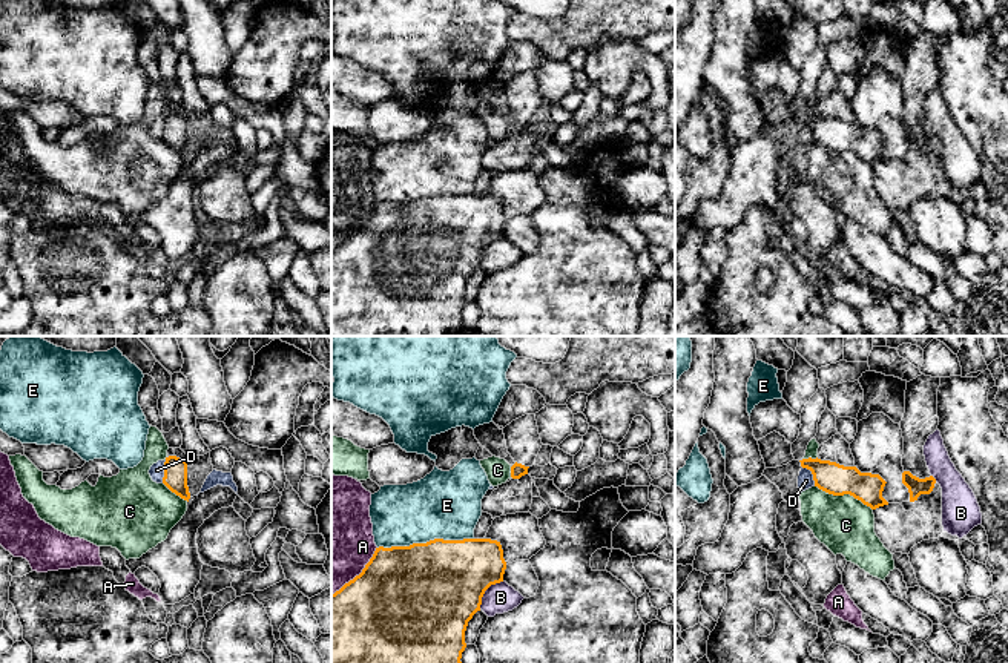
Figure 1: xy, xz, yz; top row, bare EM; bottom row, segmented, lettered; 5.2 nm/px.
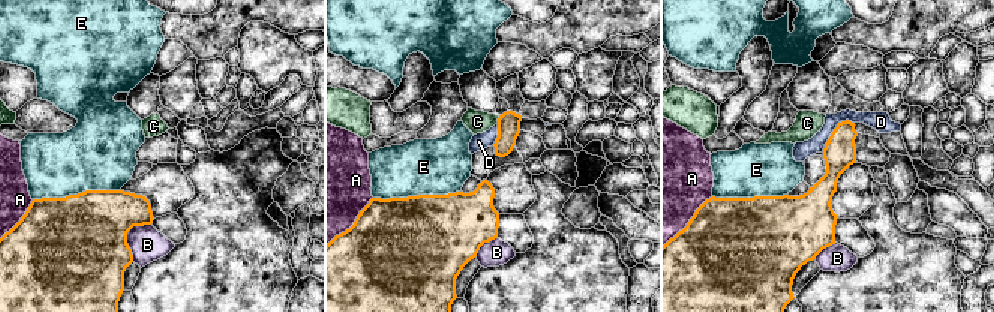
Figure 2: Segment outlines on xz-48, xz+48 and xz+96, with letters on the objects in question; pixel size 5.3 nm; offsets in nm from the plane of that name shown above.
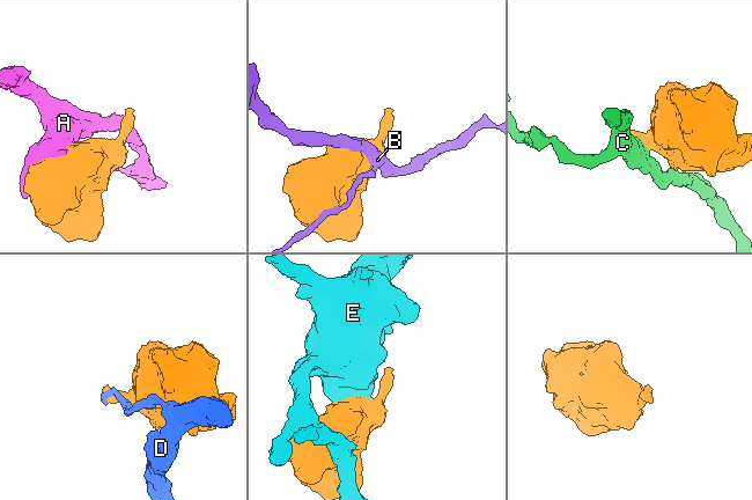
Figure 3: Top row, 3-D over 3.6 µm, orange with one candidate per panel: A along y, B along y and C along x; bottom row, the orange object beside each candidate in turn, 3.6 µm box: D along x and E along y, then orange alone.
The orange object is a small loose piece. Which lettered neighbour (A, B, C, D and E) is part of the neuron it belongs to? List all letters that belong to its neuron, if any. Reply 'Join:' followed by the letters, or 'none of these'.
Join: none of these

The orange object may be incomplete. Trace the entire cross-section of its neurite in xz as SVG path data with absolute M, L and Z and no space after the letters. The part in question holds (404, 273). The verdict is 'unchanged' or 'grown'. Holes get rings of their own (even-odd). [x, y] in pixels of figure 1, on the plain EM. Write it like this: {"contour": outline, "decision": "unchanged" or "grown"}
{"contour": "M443 196L376 204L362 229L331 250L331 336L454 336L460 333L465 287L480 267L485 247L503 238L506 218L500 198Z", "decision": "unchanged"}

